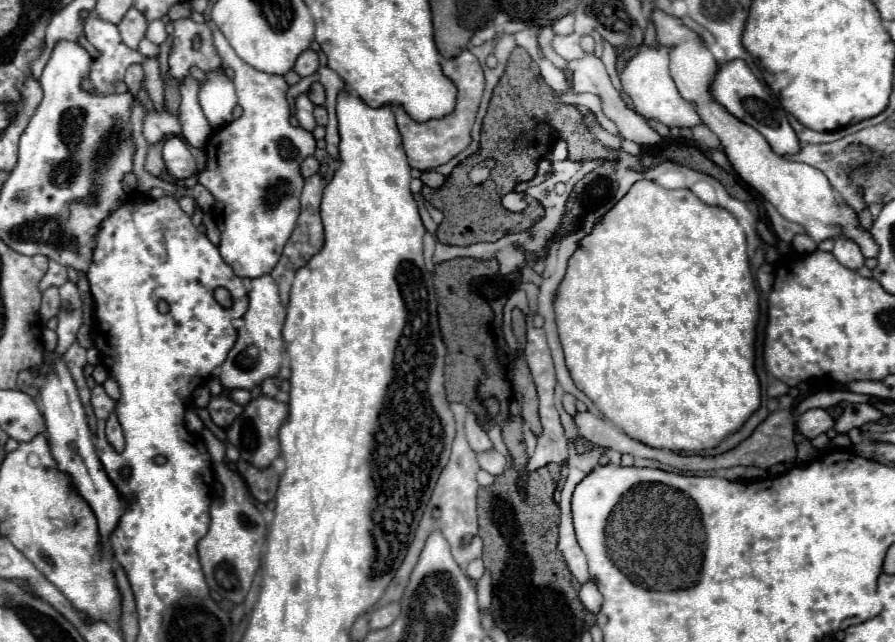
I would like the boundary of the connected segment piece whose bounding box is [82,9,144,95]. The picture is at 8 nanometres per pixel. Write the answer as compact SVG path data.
M92 9L86 23L84 23L84 35L86 39L96 47L96 51L100 53L96 59L92 59L90 65L90 73L88 77L82 81L82 89L96 93L96 95L112 95L116 91L116 81L124 79L124 71L128 65L132 63L142 63L142 55L136 49L126 47L126 43L122 43L120 31L114 23L106 23L104 19L98 19L98 13Z

